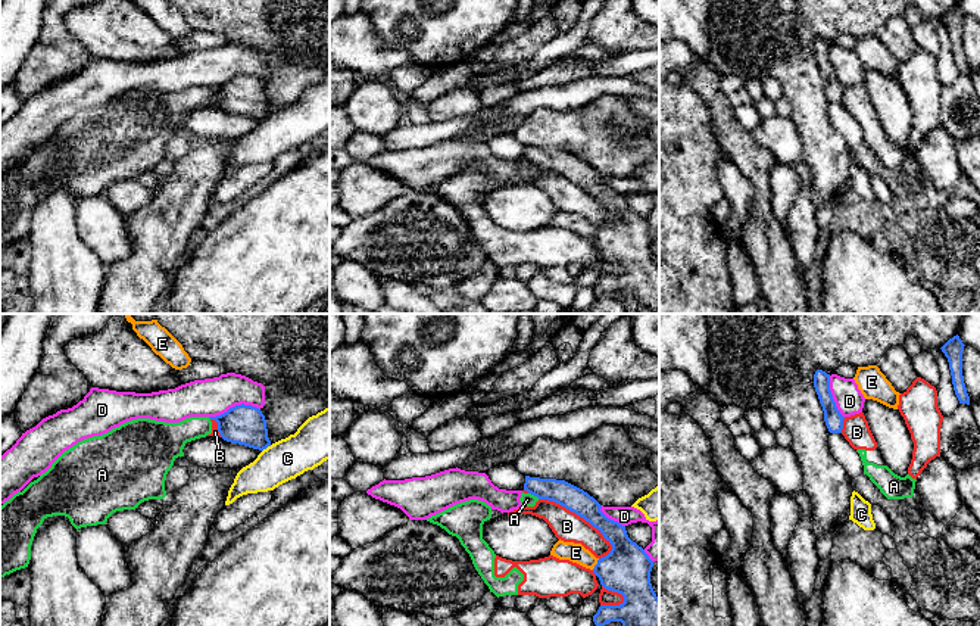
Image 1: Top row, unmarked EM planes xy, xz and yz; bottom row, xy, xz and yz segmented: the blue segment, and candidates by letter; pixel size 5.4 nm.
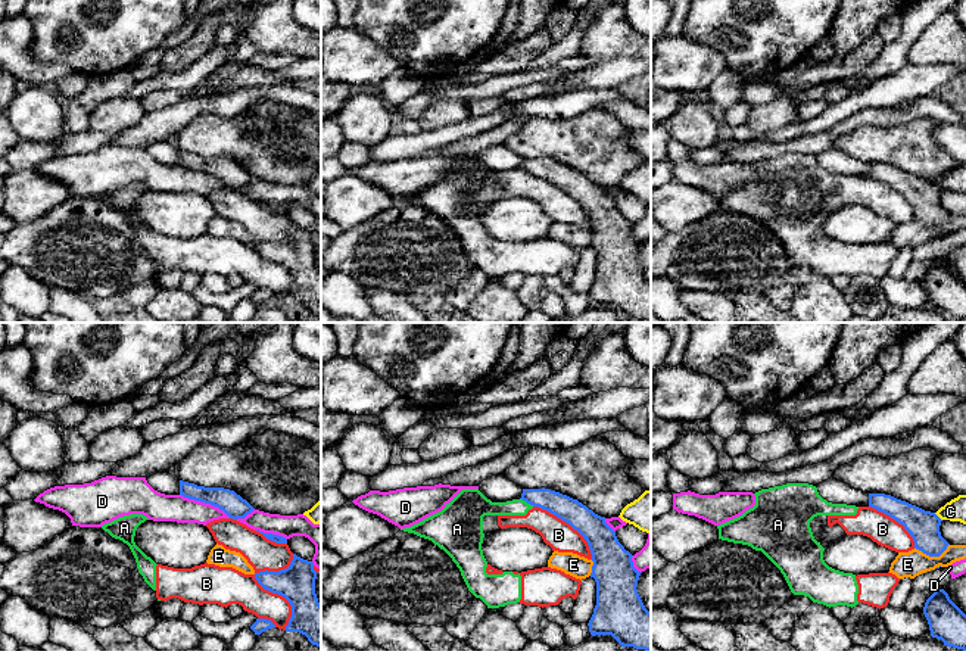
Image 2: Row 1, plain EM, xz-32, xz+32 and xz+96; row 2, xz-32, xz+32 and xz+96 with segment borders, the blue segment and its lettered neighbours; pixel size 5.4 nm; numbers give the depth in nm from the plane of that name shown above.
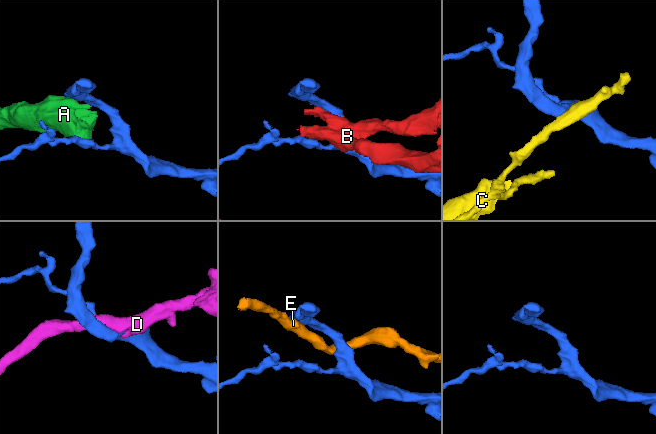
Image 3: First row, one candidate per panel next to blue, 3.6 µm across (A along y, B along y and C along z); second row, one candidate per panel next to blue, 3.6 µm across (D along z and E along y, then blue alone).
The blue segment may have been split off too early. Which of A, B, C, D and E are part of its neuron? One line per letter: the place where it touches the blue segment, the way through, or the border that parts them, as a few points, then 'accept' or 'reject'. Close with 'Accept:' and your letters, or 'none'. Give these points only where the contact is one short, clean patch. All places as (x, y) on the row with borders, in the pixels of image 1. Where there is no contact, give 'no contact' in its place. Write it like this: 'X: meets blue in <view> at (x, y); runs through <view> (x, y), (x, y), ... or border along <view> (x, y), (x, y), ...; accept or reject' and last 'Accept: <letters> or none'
A: meets blue in xz at (534, 495); border along xz (528, 492), (539, 498); reject
B: meets blue in xz at (579, 514); reject
C: meets blue in xy at (267, 447); reject
D: meets blue in xy at (236, 405); reject
E: meets blue in xz at (596, 564); reject
Accept: none

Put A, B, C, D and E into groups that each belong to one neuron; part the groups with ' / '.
A B / C / D / E

